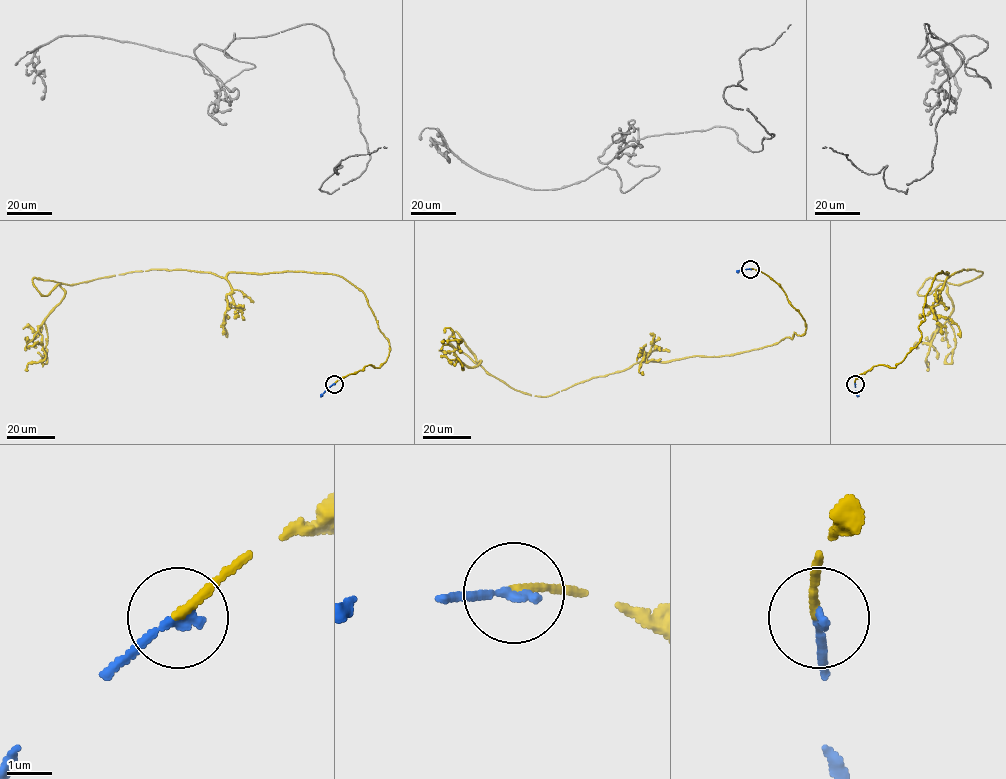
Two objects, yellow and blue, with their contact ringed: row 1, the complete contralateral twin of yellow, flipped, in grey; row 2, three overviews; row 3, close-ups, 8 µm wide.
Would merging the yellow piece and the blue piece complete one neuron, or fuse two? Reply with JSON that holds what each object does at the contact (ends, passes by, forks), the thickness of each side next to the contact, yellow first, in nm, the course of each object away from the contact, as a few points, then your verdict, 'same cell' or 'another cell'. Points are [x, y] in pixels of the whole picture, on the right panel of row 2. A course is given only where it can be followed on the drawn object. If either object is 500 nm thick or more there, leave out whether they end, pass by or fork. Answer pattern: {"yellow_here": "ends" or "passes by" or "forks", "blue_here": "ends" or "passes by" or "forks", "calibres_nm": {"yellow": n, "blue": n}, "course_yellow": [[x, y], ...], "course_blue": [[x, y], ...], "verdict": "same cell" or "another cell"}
{"yellow_here": "ends", "blue_here": "ends", "calibres_nm": {"yellow": 190, "blue": 240}, "course_yellow": [[855, 384], [916, 345], [937, 273], [981, 272], [917, 293], [944, 284], [952, 302], [928, 370]], "course_blue": [[855, 384], [857, 396]], "verdict": "same cell"}

